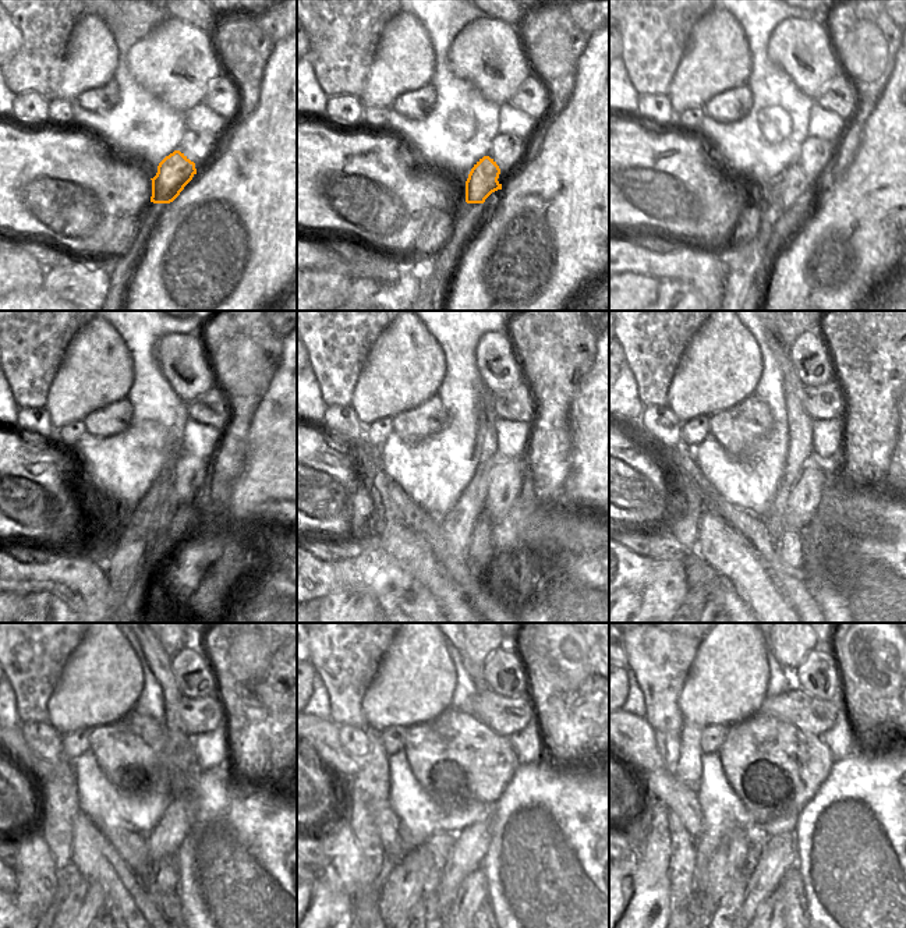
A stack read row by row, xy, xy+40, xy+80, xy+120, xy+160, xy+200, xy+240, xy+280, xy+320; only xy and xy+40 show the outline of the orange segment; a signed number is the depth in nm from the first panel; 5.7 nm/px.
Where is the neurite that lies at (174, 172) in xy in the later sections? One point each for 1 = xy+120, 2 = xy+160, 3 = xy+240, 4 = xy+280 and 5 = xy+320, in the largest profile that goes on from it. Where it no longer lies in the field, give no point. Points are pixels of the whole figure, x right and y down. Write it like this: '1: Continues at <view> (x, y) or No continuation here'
1: Continues at xy+120 (169, 506)
2: Continues at xy+160 (480, 546)
3: Continues at xy+240 (160, 882)
4: Continues at xy+280 (473, 892)
5: Continues at xy+320 (772, 906).

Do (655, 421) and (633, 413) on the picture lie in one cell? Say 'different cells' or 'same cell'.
different cells

